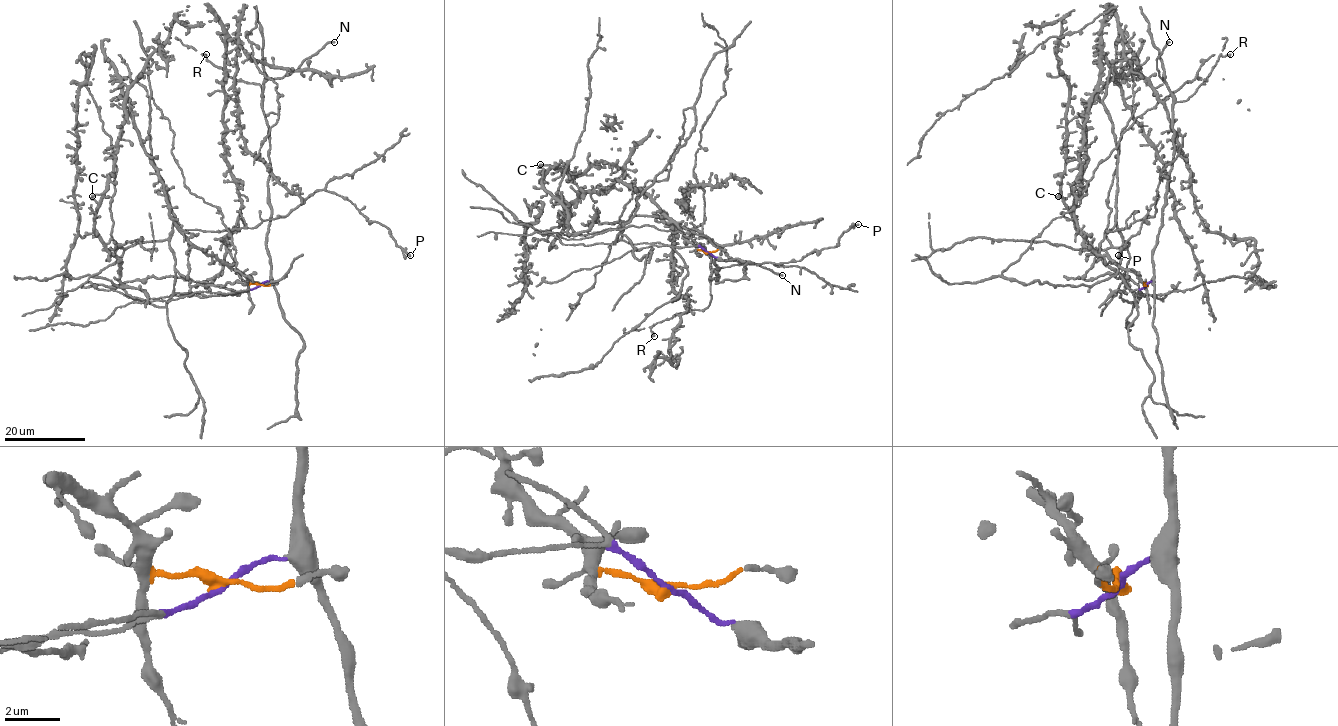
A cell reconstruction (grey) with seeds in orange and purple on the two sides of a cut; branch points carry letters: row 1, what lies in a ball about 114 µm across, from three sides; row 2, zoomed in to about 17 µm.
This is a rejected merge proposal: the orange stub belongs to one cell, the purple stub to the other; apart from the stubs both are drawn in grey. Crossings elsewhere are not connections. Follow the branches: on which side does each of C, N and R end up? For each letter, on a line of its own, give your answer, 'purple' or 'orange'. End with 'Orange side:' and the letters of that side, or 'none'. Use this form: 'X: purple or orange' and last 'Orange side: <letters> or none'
C: orange
N: purple
R: purple
Orange side: C

